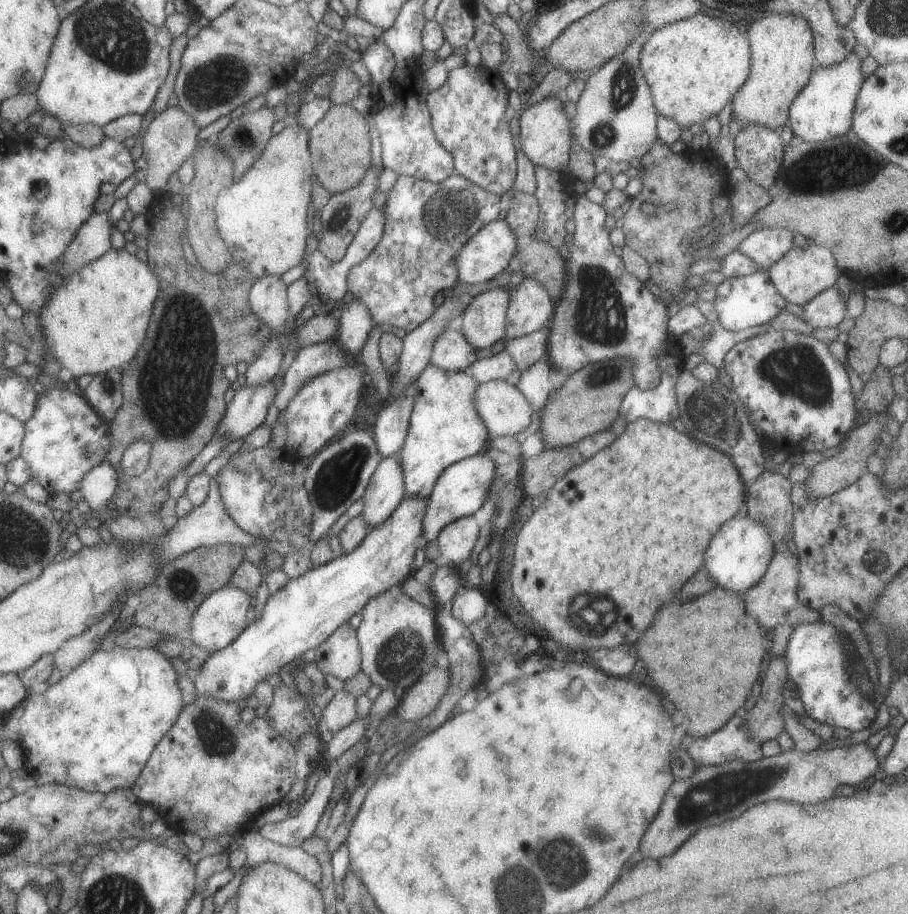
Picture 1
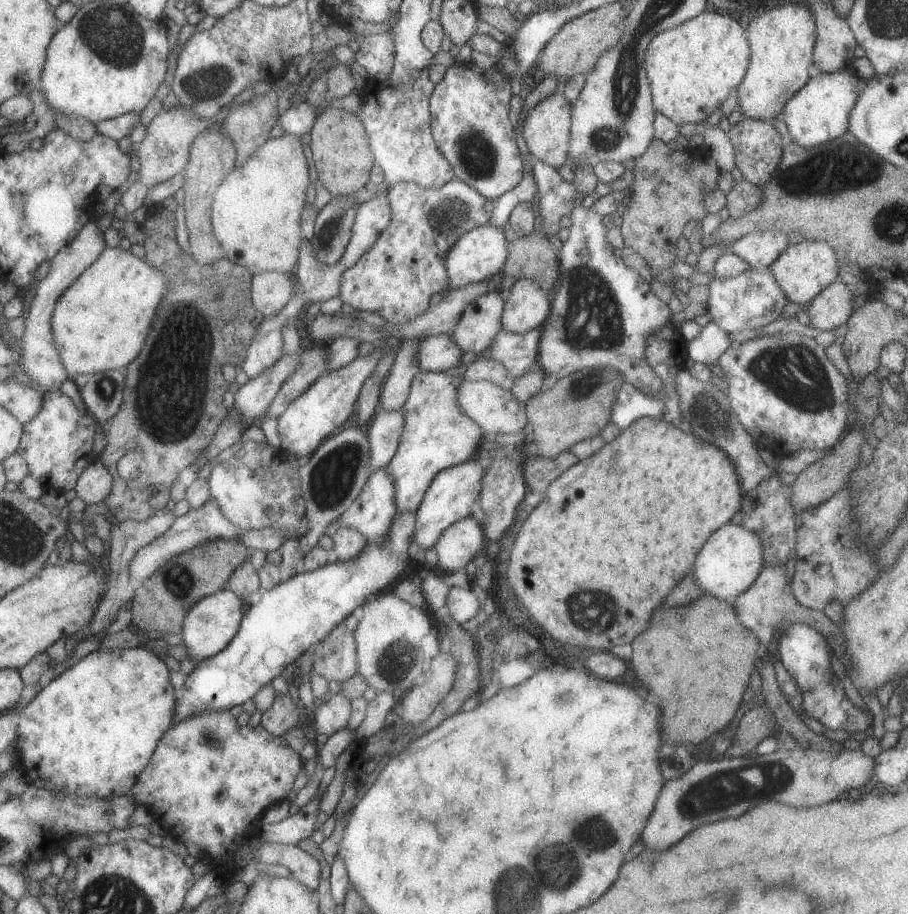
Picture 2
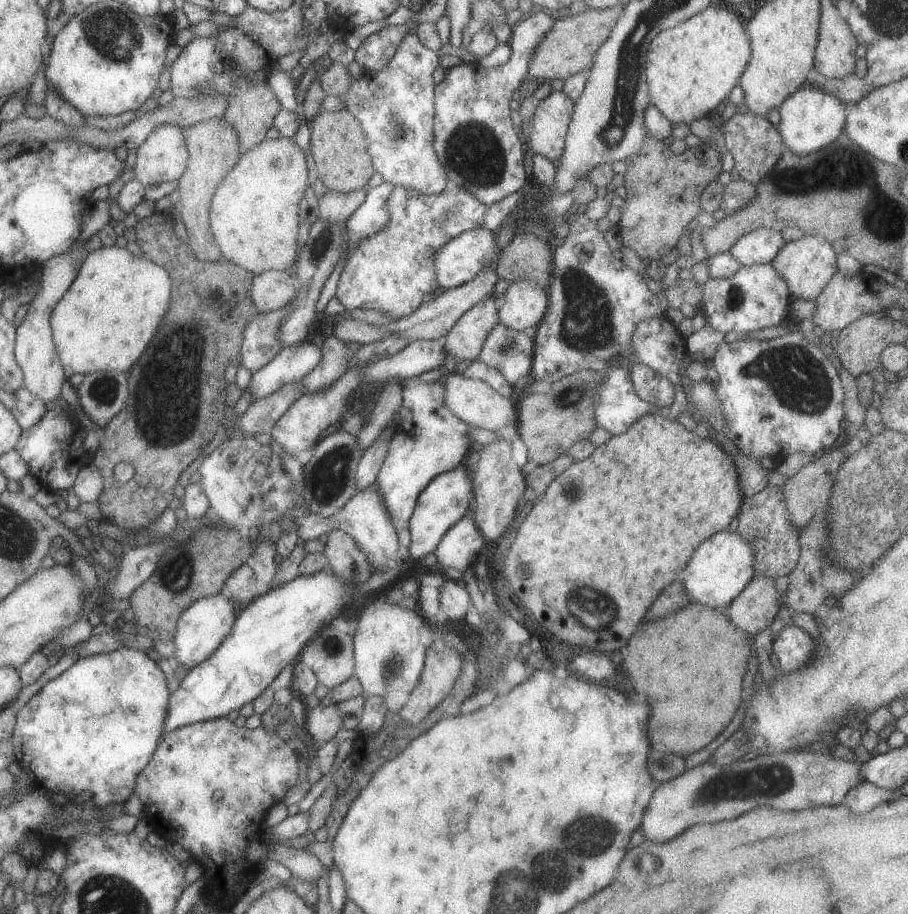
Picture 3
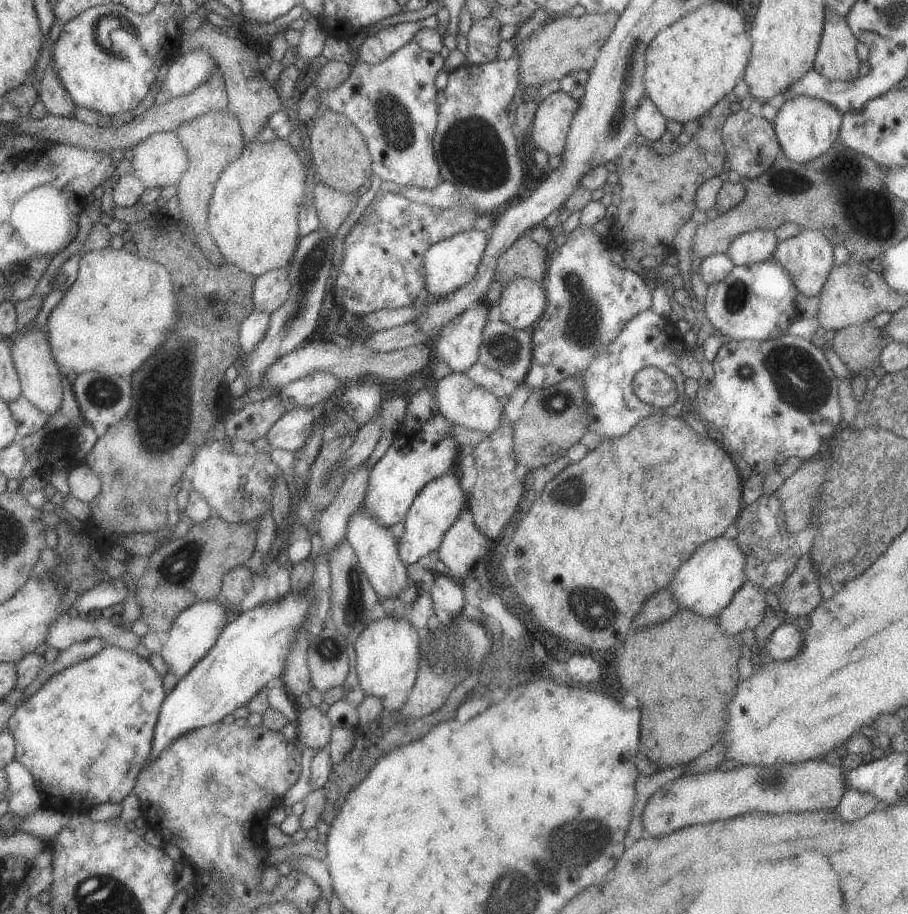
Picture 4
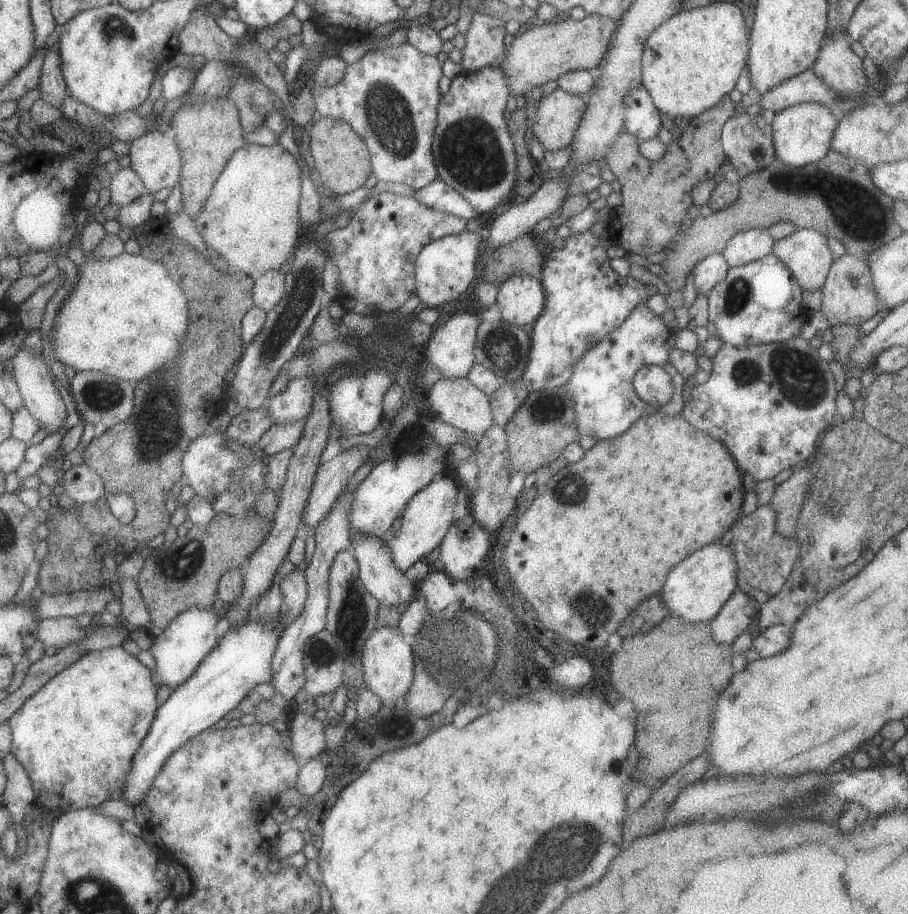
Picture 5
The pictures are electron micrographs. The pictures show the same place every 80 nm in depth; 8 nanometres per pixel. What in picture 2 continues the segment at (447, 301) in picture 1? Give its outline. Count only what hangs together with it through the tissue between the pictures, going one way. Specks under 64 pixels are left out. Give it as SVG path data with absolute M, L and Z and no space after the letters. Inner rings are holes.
M417 339L401 340L394 356L388 377L383 380L379 402L383 410L397 410L403 406L409 394L410 382L420 371L418 367Z

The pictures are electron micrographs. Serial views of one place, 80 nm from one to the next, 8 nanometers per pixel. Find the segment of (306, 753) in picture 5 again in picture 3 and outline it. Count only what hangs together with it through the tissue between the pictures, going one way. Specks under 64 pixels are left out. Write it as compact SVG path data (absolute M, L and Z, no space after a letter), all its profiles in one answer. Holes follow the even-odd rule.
M331 702L328 706L317 705L315 708L306 709L305 730L313 743L323 744L331 740L340 728L341 714Z

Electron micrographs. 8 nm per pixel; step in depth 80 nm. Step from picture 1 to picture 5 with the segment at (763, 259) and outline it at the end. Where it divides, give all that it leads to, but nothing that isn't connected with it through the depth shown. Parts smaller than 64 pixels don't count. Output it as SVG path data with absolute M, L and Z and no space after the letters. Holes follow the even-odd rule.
M749 229L729 238L721 253L730 267L738 267L771 254L773 245L767 229Z

